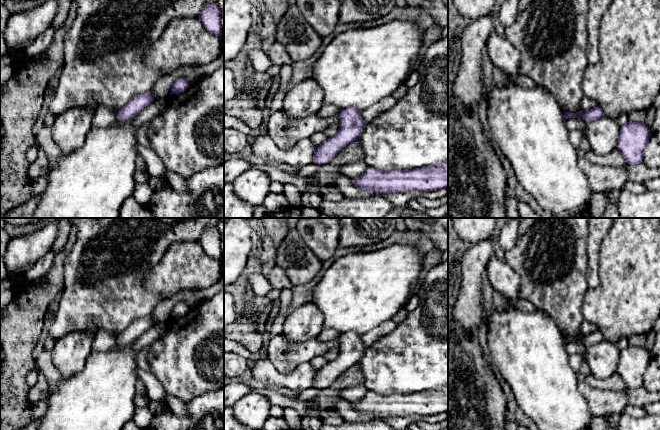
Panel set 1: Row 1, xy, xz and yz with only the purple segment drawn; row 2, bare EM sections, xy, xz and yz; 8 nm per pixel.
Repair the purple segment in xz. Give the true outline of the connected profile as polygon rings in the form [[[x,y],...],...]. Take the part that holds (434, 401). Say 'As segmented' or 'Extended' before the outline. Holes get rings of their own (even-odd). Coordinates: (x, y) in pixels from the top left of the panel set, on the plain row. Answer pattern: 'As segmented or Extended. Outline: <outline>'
As segmented. Outline: [[[448,385],[412,394],[380,395],[368,391],[353,408],[377,418],[418,414],[431,416],[448,411]]]

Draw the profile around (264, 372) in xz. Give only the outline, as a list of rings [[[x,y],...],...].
[[[265,353],[258,355],[254,364],[252,375],[261,387],[273,388],[274,386],[289,388],[296,392],[313,387],[313,380],[318,370],[310,363],[300,364],[288,375],[280,373]]]

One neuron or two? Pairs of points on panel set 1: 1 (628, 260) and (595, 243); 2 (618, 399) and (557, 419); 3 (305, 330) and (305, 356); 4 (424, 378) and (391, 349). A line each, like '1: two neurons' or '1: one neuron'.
1: two neurons
2: two neurons
3: two neurons
4: one neuron

